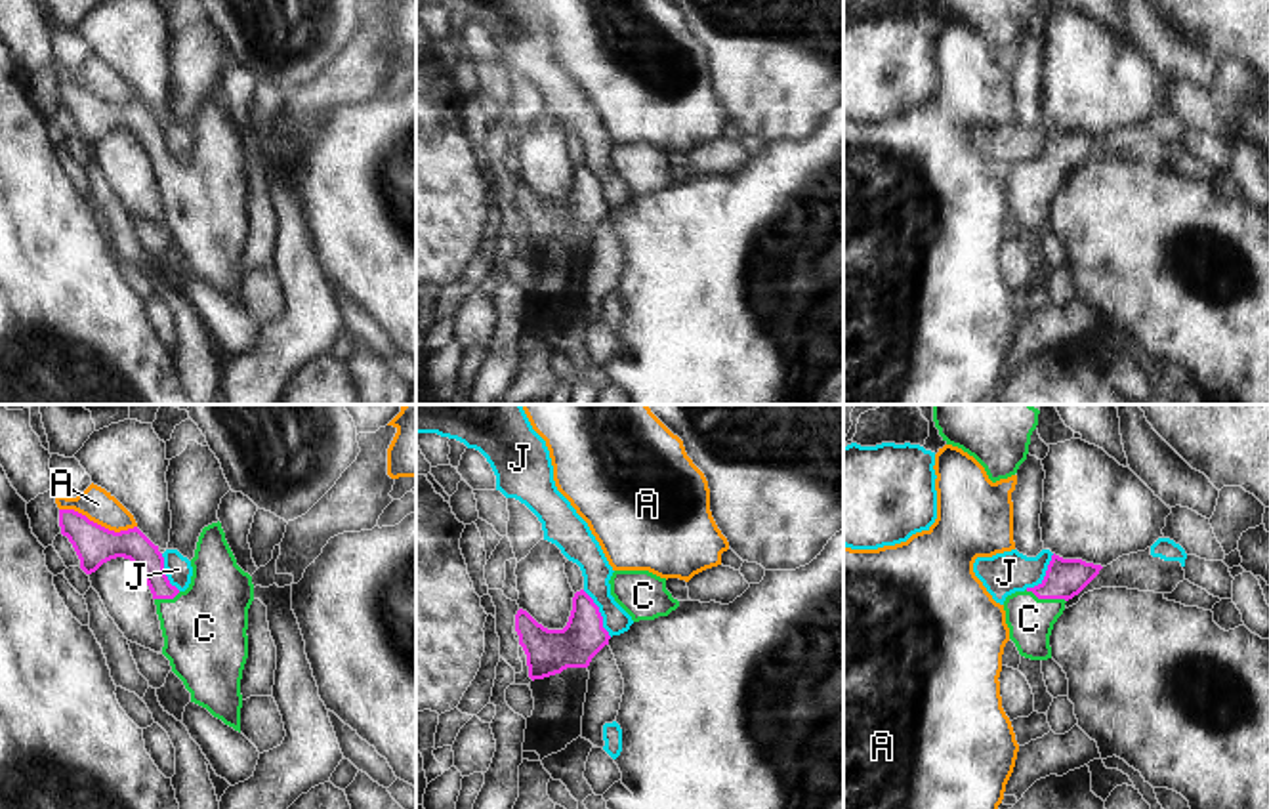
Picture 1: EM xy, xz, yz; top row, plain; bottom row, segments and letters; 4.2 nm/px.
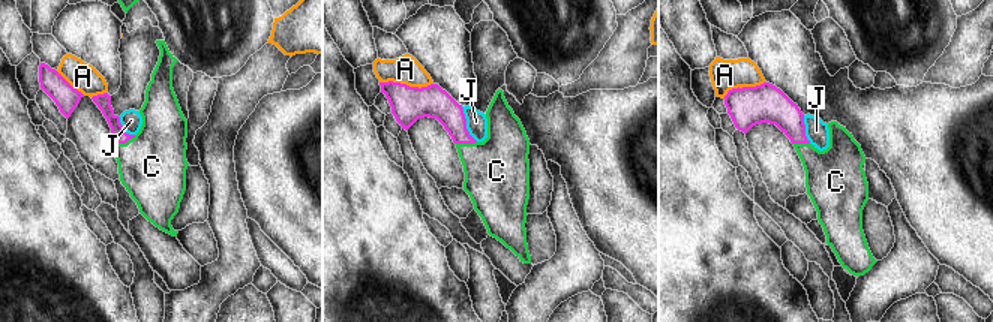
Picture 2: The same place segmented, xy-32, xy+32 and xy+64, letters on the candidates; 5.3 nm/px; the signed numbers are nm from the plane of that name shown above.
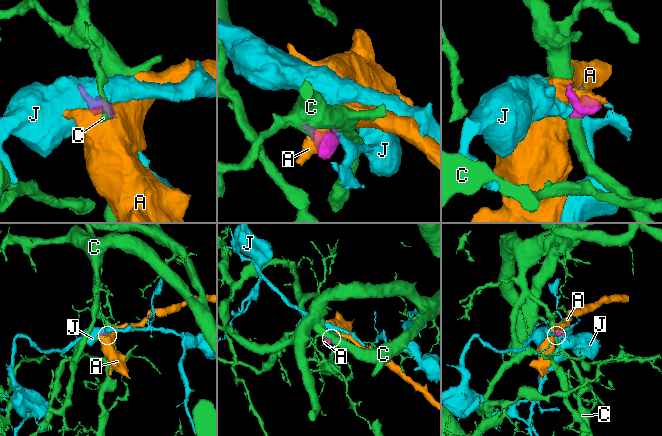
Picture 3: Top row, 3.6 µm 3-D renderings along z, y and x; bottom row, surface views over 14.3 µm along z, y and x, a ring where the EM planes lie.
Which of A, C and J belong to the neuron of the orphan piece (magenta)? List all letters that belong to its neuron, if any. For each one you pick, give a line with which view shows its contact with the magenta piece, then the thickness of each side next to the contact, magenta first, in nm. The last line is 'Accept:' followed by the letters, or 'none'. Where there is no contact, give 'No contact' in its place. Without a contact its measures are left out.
C: Touches magenta in yz. Thickness 160 nm (magenta) against 190 nm
Accept: C

